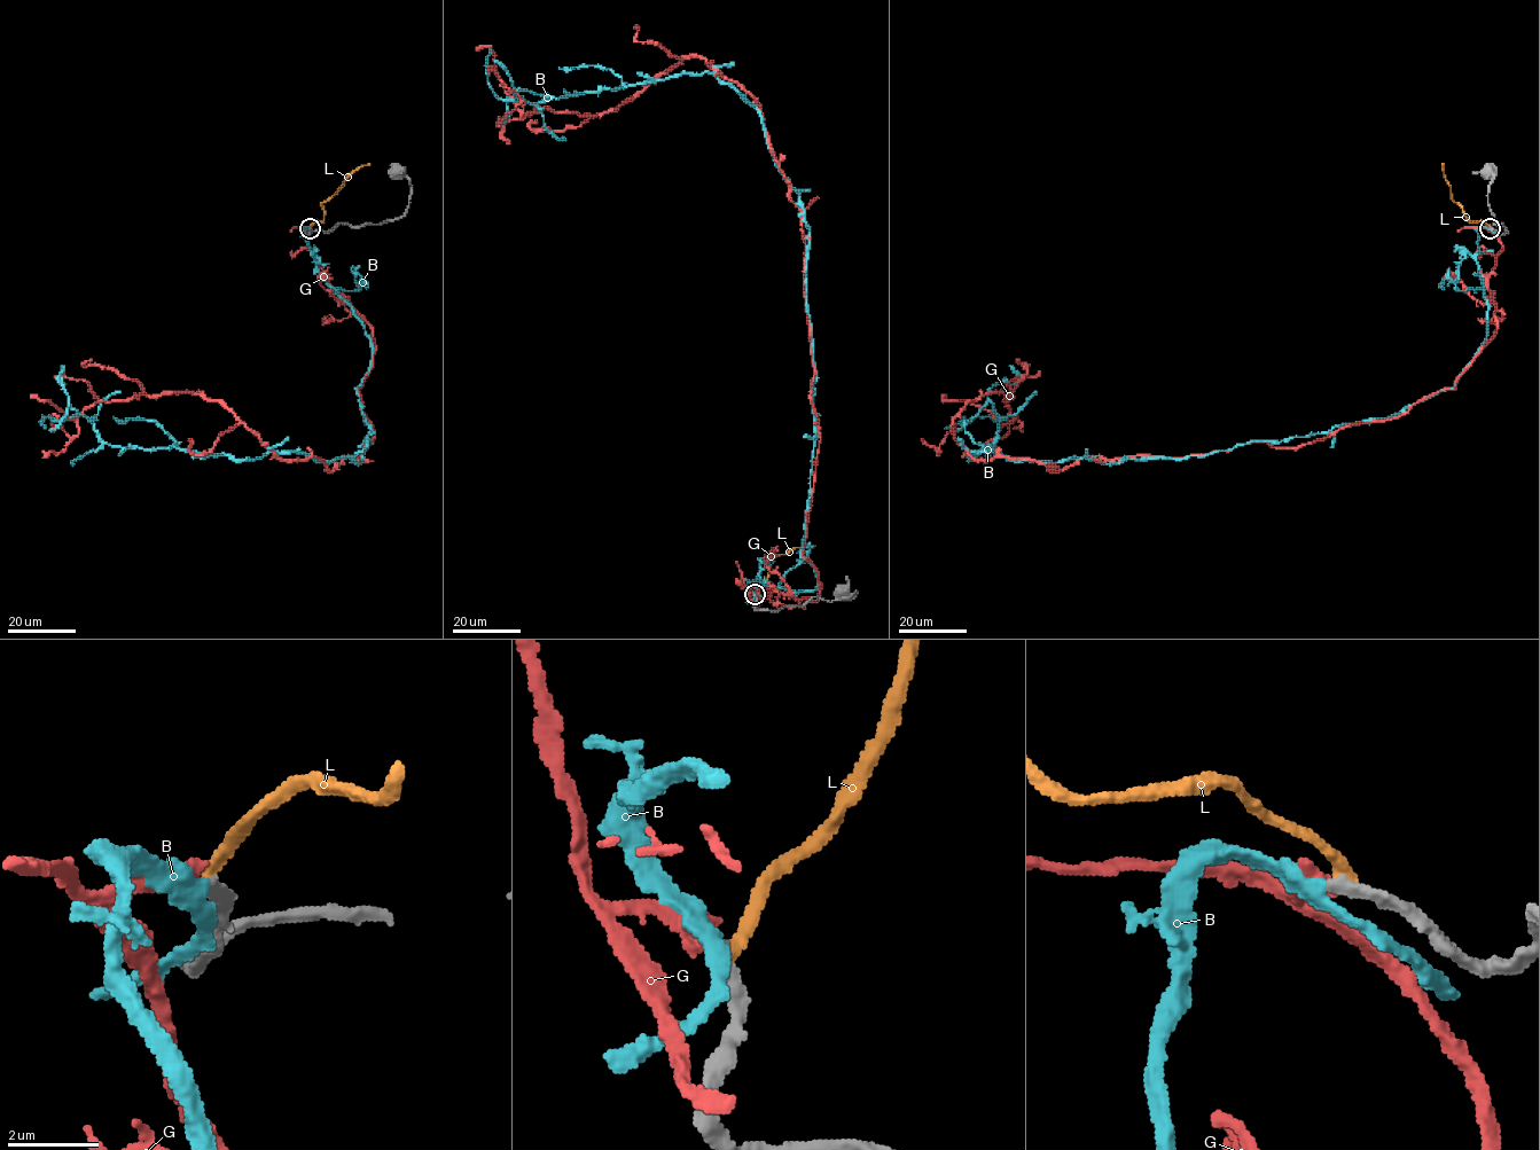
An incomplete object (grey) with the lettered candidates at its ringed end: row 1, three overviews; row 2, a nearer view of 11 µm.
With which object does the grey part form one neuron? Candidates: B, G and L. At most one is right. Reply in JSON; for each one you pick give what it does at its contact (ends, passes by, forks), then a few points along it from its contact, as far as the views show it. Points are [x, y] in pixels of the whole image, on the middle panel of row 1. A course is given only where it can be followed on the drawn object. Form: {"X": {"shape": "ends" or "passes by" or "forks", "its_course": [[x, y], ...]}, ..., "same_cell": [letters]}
{"B": {"shape": "passes by", "its_course": [[756, 594], [818, 578], [802, 555], [808, 231], [761, 116], [706, 71], [511, 91], [507, 114]]}, "same_cell": ["B"]}

